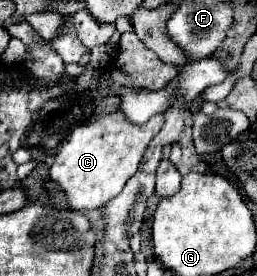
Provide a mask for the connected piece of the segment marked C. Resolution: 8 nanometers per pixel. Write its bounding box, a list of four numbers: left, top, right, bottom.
[49,113,163,209]

